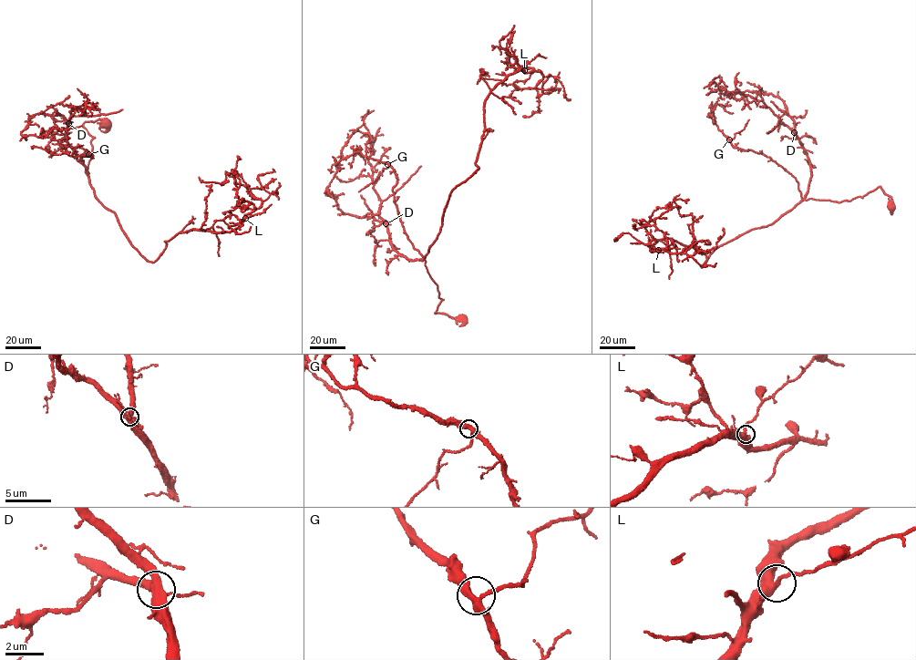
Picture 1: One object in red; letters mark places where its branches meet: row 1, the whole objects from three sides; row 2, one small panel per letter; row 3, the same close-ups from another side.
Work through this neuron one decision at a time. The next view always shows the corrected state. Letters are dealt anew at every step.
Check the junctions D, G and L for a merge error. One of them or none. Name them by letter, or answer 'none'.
none

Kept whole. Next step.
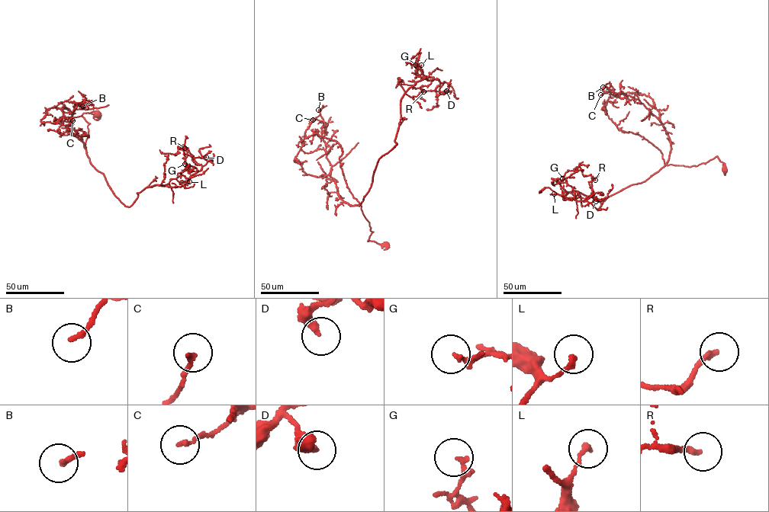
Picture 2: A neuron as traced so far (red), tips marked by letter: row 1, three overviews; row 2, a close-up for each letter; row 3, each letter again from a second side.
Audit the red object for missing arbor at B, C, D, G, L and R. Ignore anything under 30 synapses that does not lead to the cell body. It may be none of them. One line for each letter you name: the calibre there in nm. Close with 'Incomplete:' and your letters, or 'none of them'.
R: calibre 190 nm
Incomplete: R

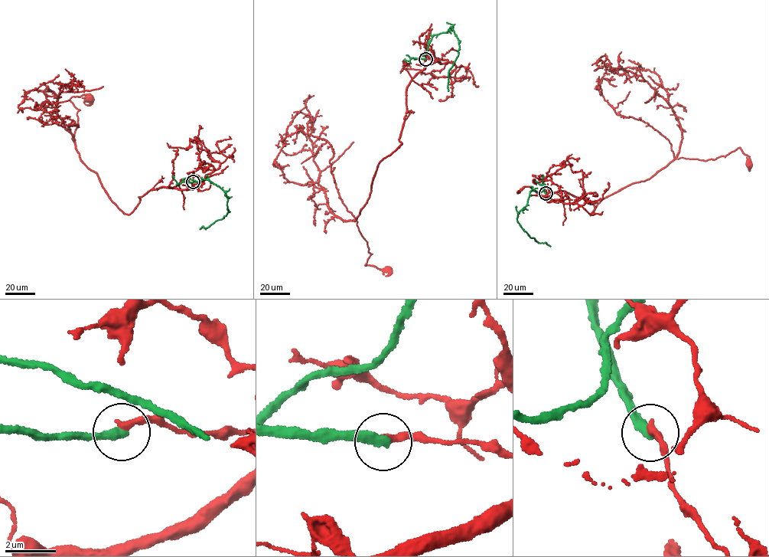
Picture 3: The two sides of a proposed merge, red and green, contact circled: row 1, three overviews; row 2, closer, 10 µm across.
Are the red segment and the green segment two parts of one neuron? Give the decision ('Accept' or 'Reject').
Reject

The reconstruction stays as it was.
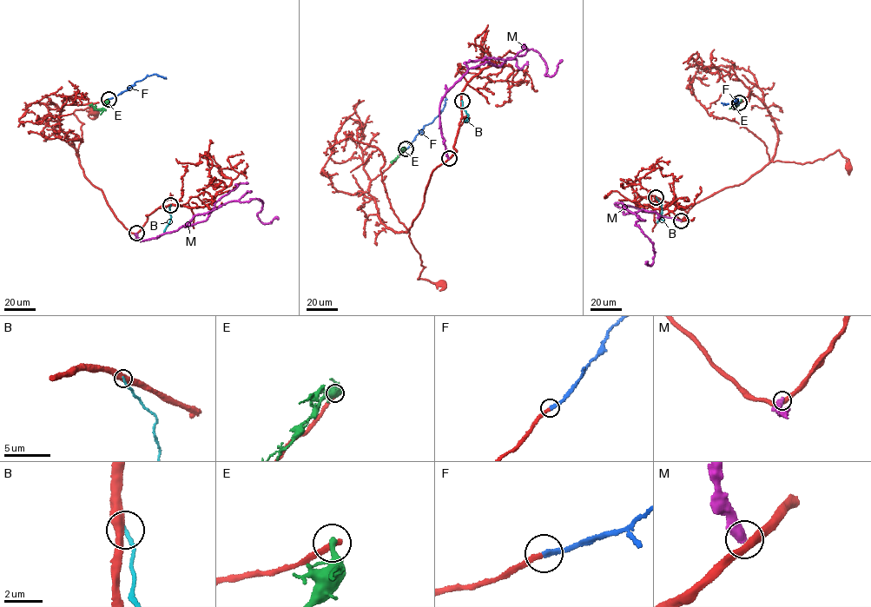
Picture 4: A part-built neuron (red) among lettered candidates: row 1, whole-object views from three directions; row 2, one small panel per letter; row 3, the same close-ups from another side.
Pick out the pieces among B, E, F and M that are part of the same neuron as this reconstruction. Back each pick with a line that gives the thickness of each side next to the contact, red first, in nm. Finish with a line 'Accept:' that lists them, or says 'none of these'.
F: 240/260 nm
Accept: F

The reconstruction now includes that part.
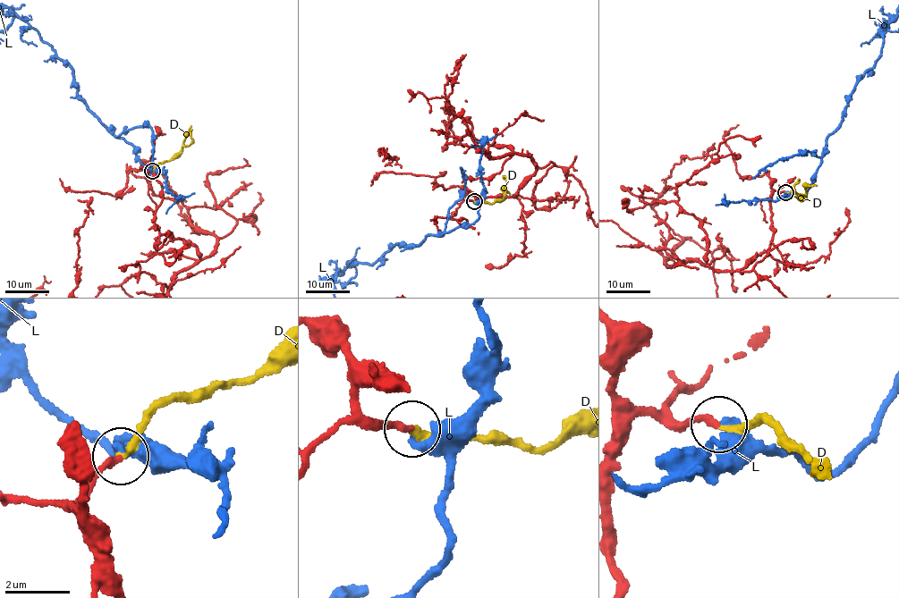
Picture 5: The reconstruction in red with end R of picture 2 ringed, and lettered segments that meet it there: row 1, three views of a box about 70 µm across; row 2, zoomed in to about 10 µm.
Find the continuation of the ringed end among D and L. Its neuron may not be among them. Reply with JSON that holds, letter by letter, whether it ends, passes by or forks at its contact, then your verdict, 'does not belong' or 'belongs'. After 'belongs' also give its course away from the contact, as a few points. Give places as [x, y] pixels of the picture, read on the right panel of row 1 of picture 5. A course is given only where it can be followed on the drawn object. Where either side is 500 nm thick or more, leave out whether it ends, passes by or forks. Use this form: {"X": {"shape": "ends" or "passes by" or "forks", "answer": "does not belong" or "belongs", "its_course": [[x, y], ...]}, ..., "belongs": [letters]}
{"D": {"shape": "ends", "answer": "belongs", "its_course": [[784, 192], [792, 191], [799, 199], [805, 197], [793, 189], [798, 179]]}, "L": {"shape": "ends", "answer": "does not belong"}, "belongs": ["D"]}

